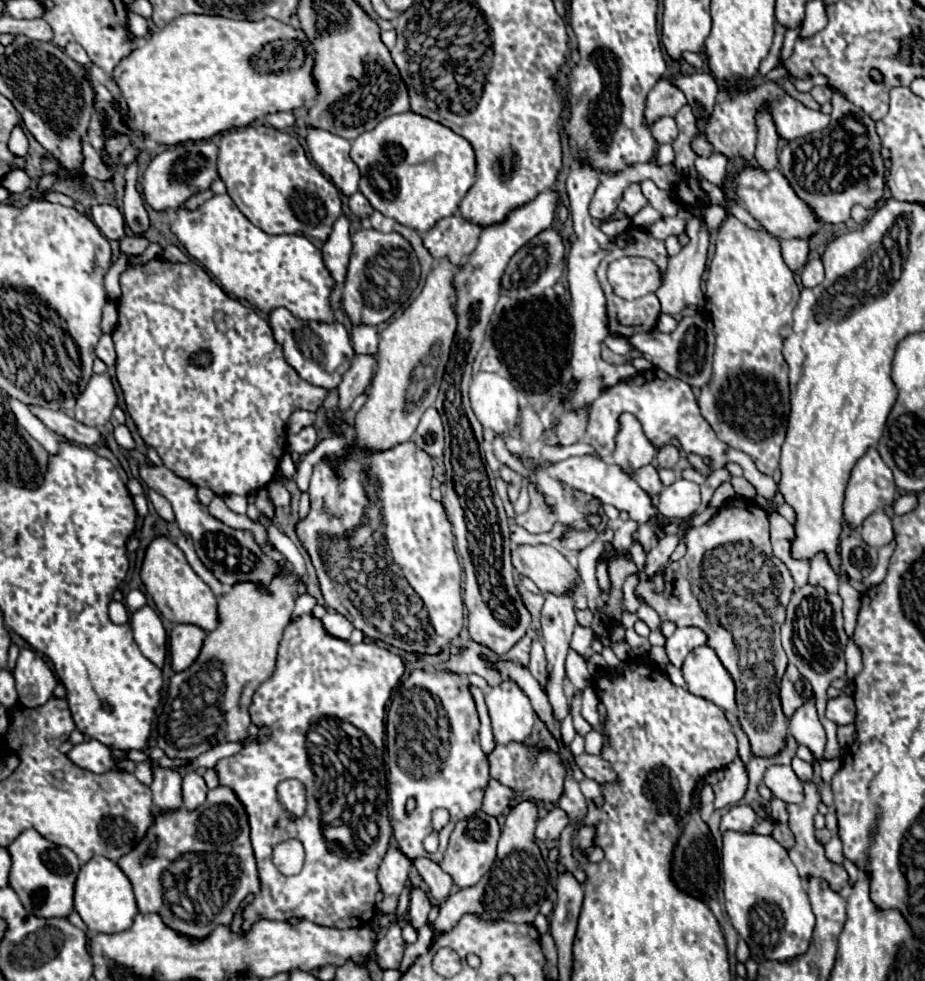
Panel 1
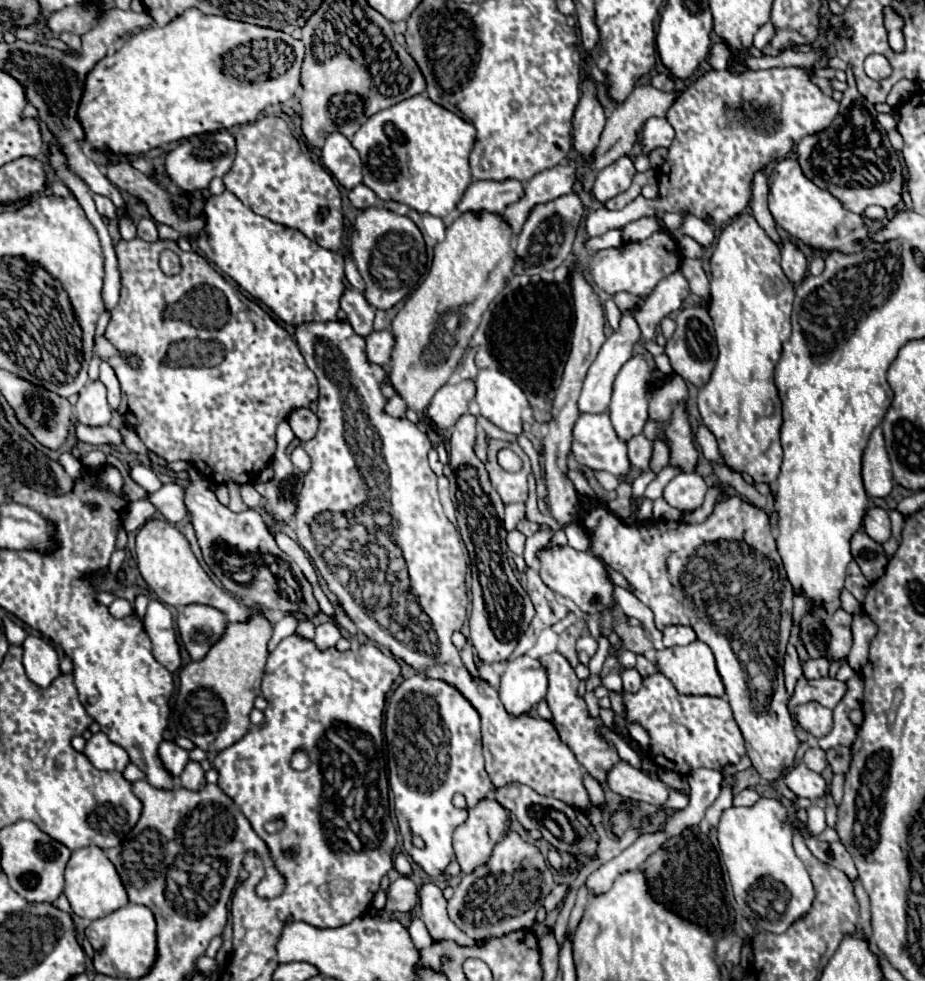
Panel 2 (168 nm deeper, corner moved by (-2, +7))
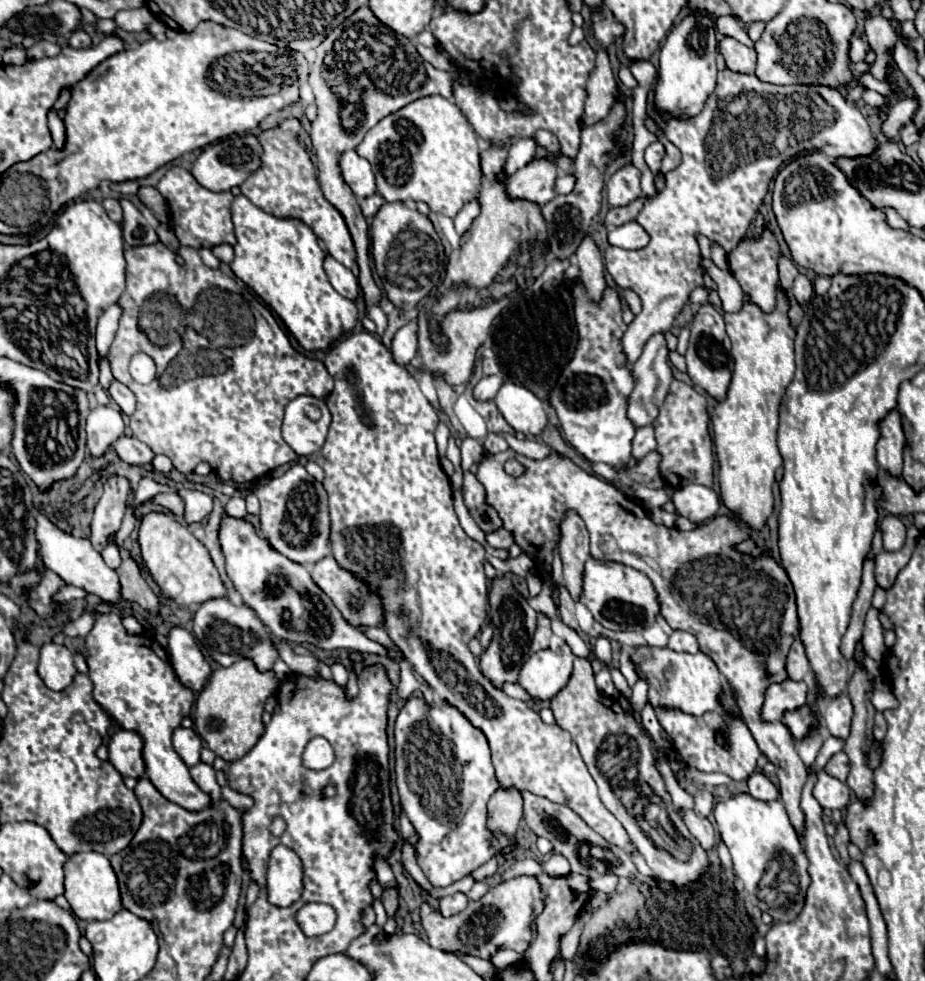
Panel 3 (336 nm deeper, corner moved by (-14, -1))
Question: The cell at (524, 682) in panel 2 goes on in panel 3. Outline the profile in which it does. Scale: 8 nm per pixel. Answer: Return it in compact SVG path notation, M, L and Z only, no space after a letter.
M564 644L560 654L550 648L538 650L522 664L518 684L534 698L550 700L568 684L574 658L568 644Z

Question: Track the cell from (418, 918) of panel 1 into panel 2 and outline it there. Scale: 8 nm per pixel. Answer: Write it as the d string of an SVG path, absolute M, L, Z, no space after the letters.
M428 882L422 884L420 892L420 910L422 920L434 940L456 940L460 946L472 946L474 940L468 938L446 914L446 900L442 896L442 890Z

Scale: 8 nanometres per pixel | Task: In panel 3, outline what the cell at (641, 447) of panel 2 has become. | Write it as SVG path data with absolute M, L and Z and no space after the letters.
M642 426L636 428L636 436L632 440L632 456L636 460L644 458L650 450L656 448L656 440L654 440L654 428L652 426Z

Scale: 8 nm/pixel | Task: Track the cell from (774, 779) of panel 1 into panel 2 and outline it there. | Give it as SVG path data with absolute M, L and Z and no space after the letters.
M796 764L794 768L786 770L784 782L796 796L810 798L810 800L822 798L828 790L824 778L812 770L808 770L804 764Z

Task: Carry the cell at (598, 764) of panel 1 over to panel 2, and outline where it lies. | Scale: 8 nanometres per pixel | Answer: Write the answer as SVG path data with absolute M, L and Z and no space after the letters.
M620 760L614 768L608 770L606 782L612 792L626 800L660 806L668 798L668 788L664 782L648 778L642 770L630 766L626 760Z

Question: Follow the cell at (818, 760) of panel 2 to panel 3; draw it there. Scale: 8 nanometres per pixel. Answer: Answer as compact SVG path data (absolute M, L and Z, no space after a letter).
M844 752L834 754L834 756L828 760L828 764L826 764L824 770L826 770L830 776L846 782L846 776L848 776L848 756L846 756Z

